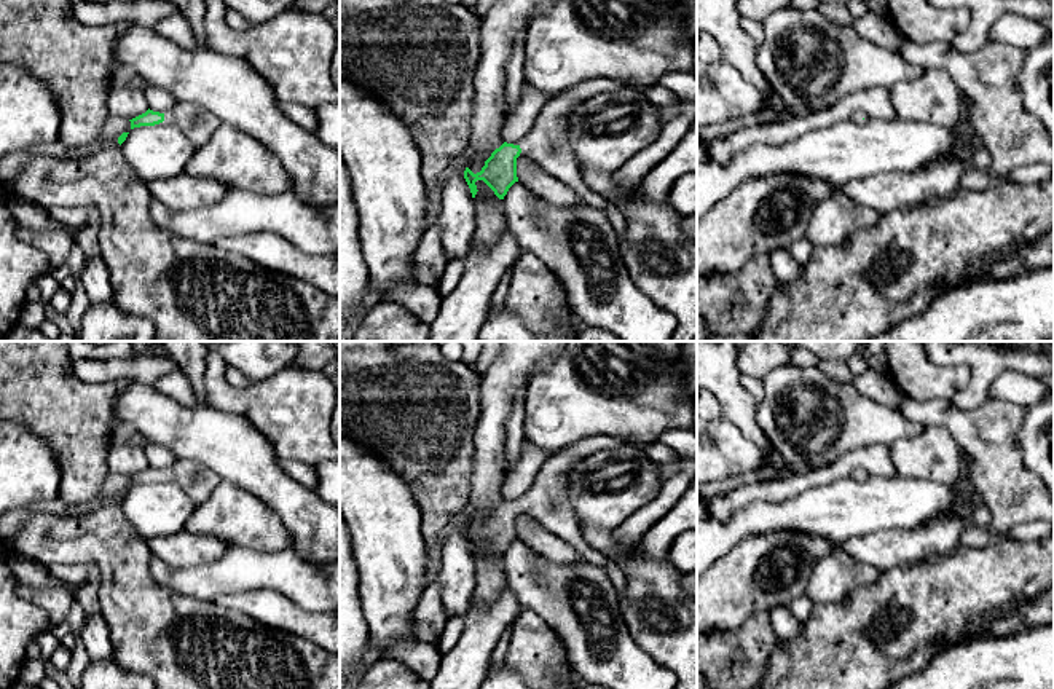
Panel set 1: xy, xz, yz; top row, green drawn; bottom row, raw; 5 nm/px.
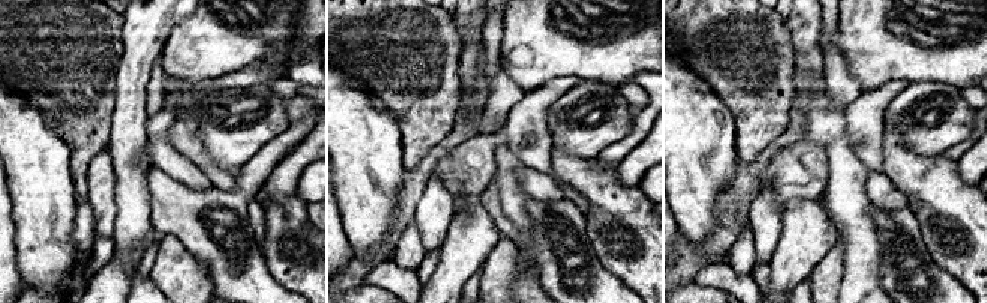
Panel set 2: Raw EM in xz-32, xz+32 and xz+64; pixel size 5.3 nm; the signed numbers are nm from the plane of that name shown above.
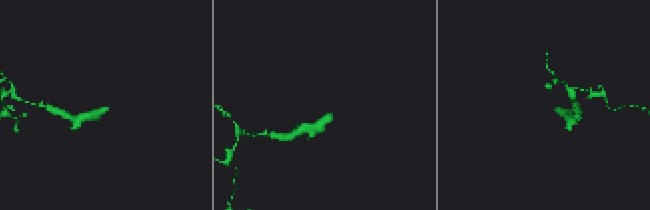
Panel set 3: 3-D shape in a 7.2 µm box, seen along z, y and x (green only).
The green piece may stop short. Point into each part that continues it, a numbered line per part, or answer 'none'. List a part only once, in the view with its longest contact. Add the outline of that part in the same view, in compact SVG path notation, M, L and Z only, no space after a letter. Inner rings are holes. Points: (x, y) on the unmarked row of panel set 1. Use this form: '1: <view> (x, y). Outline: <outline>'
1: xy (196, 480). Outline: M177 459L164 477L175 482L195 504L204 502L222 482L210 469L190 459Z

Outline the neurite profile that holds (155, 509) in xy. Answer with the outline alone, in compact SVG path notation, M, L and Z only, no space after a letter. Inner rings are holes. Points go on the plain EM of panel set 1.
M172 480L140 483L129 488L120 502L128 522L144 539L185 530L196 504Z

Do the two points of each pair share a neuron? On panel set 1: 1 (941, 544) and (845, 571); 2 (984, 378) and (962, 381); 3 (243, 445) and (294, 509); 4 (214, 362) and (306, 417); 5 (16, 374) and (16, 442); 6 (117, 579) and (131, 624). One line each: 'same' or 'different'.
1: different
2: different
3: same
4: same
5: different
6: same

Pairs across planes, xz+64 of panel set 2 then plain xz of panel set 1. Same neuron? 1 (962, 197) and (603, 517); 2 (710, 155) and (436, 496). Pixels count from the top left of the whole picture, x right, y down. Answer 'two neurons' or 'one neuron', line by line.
1: two neurons
2: two neurons

